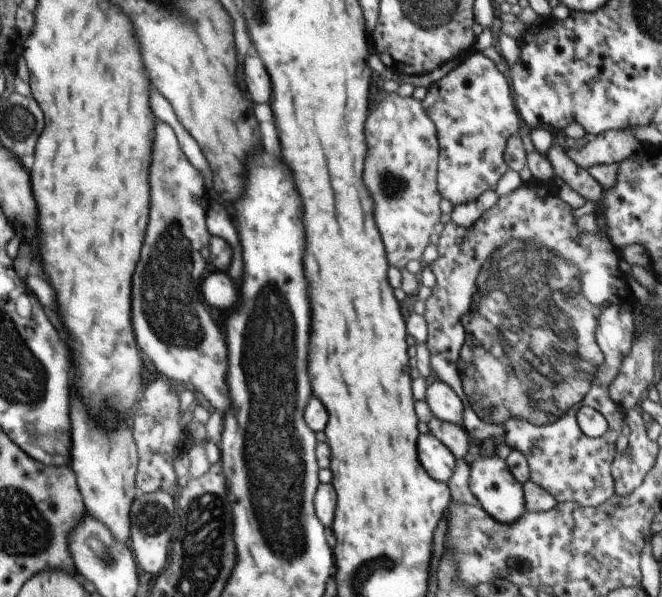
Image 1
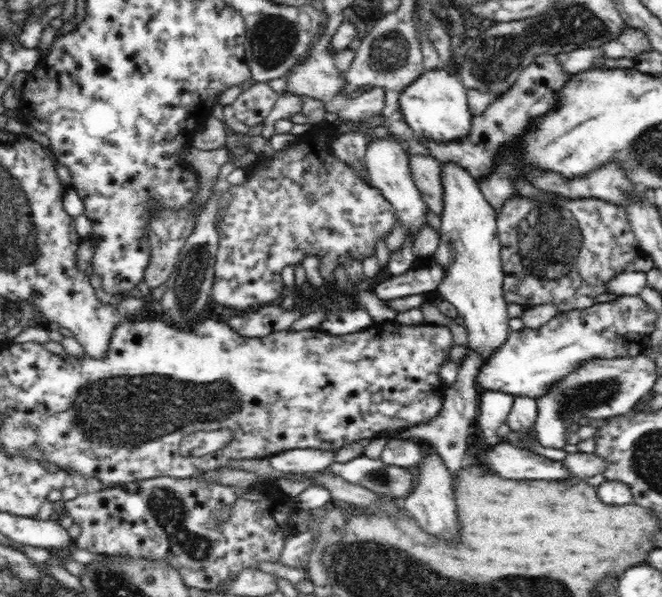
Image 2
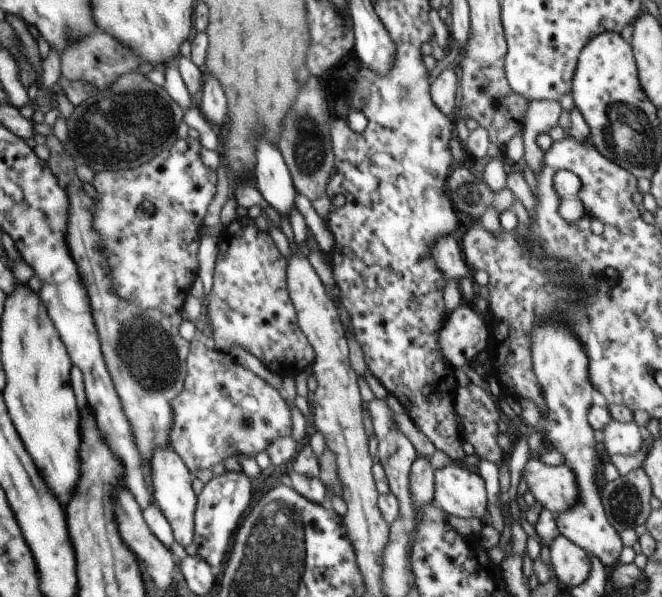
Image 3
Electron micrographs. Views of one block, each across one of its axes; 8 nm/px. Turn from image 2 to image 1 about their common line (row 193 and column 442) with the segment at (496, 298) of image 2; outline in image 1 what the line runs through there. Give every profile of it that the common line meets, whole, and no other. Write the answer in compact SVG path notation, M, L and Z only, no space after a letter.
M432 433L420 434L418 460L434 480L448 484L456 470L456 459L454 454Z

